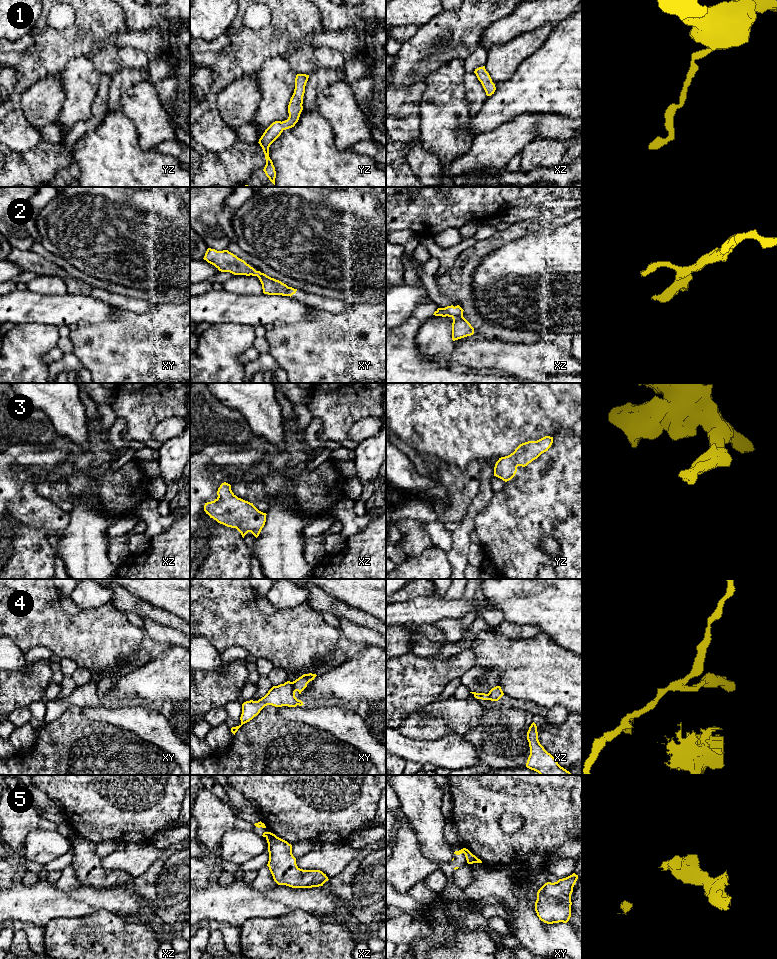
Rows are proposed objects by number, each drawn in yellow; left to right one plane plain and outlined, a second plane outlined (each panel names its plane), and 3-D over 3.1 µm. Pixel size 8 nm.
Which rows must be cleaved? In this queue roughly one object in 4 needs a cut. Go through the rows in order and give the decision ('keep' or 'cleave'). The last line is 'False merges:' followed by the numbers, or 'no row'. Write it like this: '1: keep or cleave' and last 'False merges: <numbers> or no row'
1: keep
2: keep
3: keep
4: cleave
5: cleave
False merges: 4, 5

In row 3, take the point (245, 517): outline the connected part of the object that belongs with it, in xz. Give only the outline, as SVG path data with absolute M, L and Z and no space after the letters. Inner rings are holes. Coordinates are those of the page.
M226 482L220 485L217 495L214 501L205 503L206 514L220 524L236 528L243 538L248 532L257 538L265 525L267 514L259 511L253 503L238 498Z

